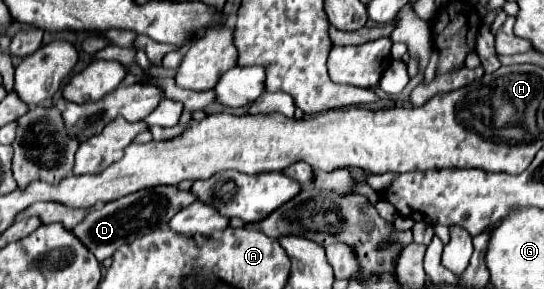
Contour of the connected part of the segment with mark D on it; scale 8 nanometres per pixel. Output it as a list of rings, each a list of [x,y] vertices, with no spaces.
[[[157,186],[153,190],[137,190],[137,194],[127,194],[117,202],[105,202],[89,210],[85,220],[73,228],[73,234],[97,256],[99,262],[113,256],[115,250],[123,244],[133,242],[135,238],[153,232],[155,228],[165,228],[167,222],[183,208],[195,202],[197,198],[191,192],[181,192],[175,186]]]

